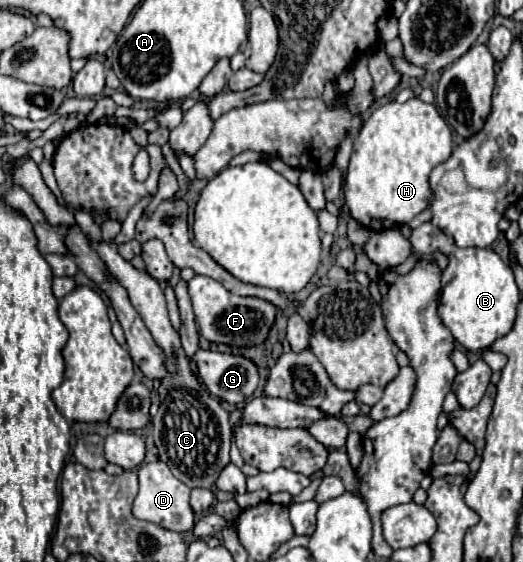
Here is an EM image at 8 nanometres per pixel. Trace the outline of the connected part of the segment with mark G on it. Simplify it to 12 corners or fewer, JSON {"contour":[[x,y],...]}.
{"contour":[[203,351],[193,357],[201,385],[243,407],[259,383],[243,357]]}

